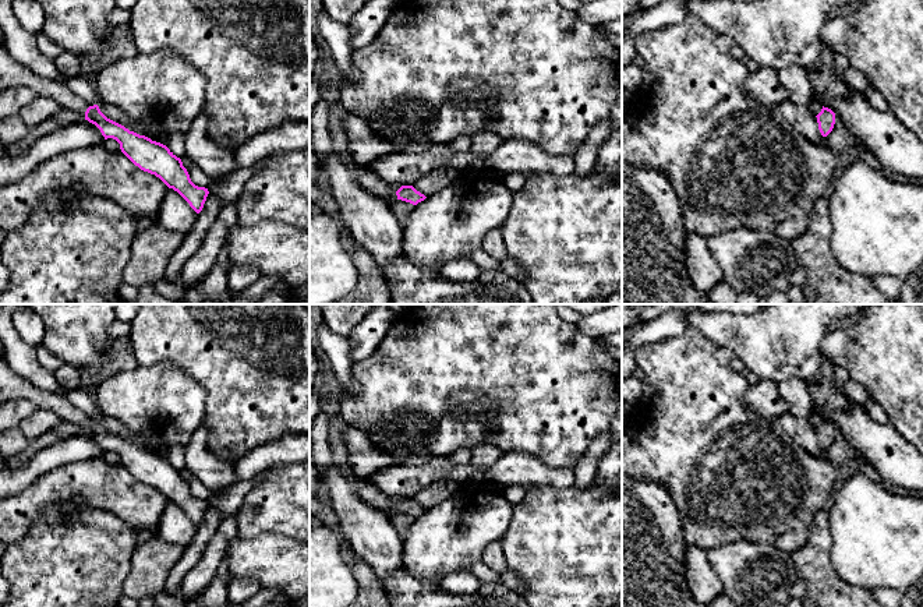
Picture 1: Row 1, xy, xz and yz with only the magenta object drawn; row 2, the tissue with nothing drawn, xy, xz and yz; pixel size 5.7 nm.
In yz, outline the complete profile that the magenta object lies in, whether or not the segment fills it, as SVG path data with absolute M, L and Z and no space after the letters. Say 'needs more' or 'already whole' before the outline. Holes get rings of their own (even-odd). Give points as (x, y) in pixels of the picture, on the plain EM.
already whole; M823 419L821 424L816 430L821 448L827 449L834 441L835 426L831 421Z

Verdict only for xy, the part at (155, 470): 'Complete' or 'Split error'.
Split error

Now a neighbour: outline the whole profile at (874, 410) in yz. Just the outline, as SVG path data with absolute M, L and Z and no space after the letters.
M873 399L862 403L867 414L881 424L888 424L888 416L885 410Z

